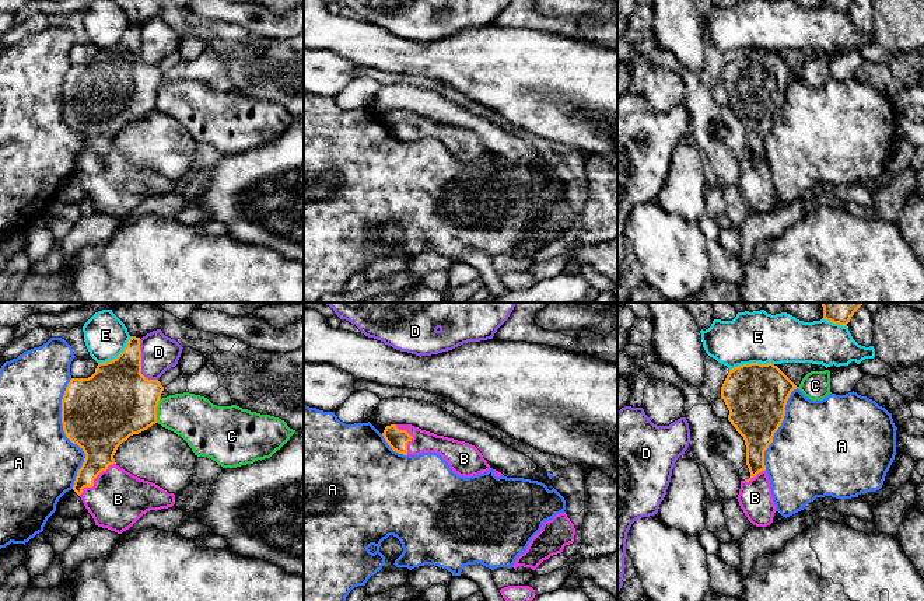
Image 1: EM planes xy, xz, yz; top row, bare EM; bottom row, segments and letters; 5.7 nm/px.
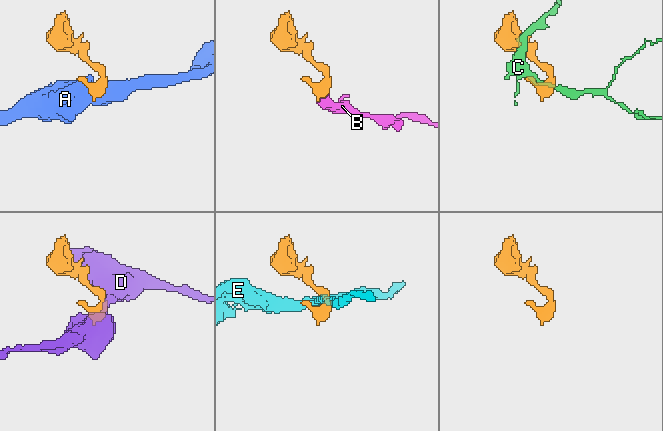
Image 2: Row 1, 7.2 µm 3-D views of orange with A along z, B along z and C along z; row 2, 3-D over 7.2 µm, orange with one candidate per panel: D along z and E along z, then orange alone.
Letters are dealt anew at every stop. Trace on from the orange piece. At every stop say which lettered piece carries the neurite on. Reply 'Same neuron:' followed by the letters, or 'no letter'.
Same neuron: B

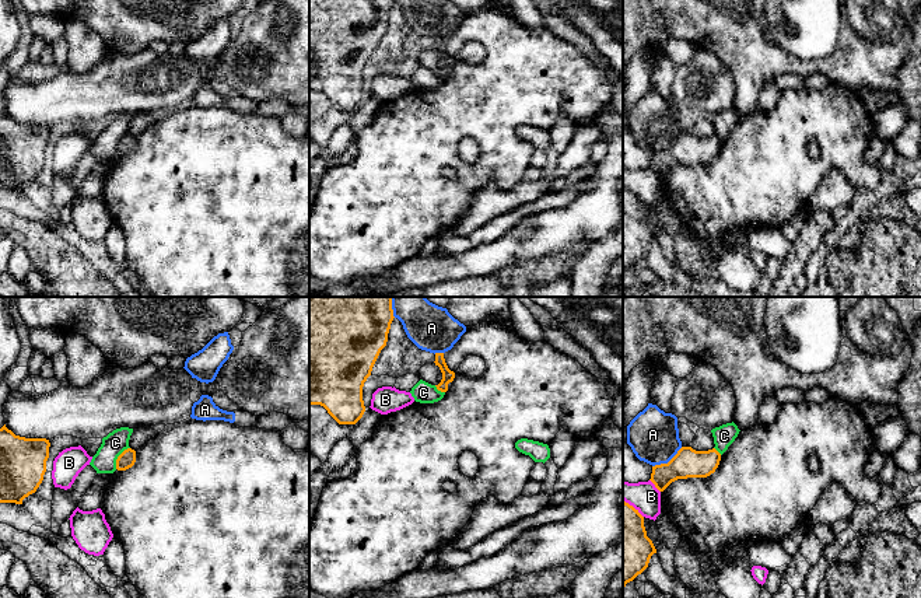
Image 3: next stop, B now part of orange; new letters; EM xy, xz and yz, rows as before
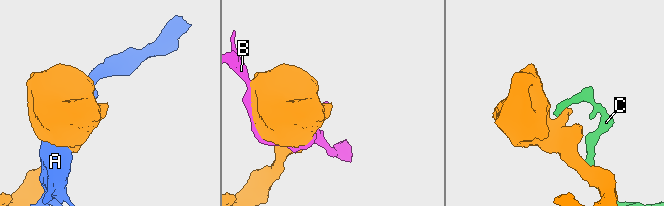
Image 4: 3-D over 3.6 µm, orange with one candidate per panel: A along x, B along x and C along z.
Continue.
Same neuron: no letter

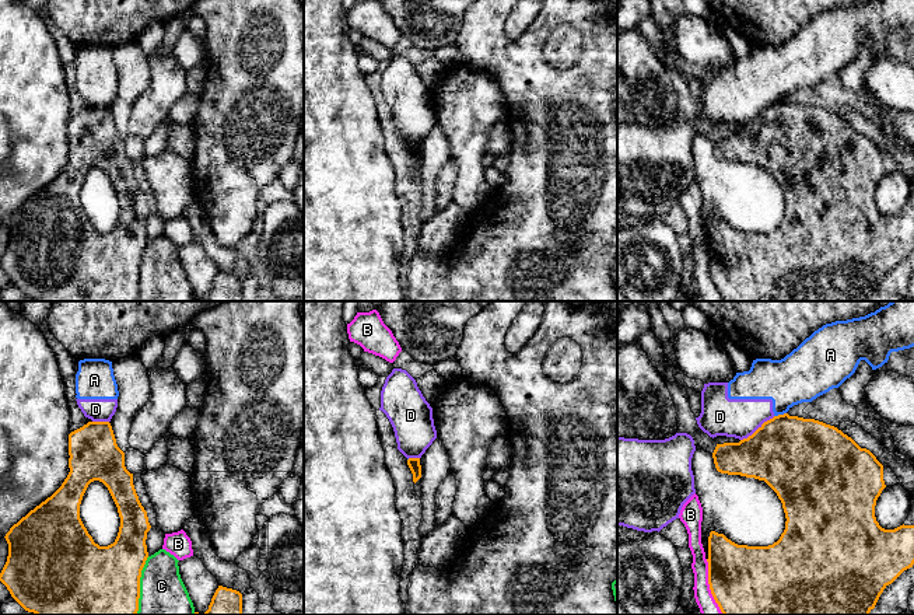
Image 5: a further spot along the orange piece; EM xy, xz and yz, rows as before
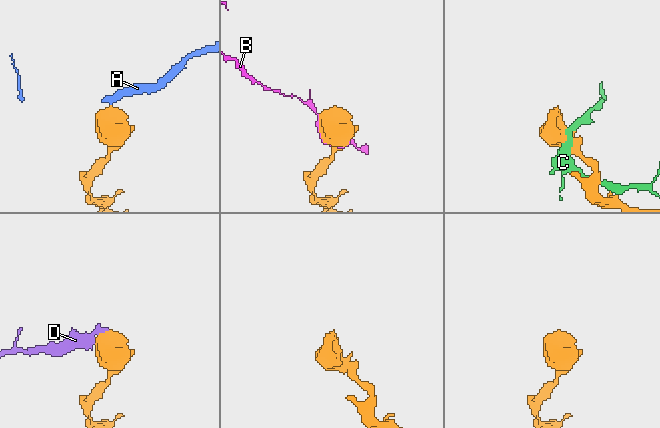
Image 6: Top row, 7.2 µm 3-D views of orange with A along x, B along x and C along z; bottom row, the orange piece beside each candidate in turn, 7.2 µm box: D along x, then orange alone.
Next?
Same neuron: no letter

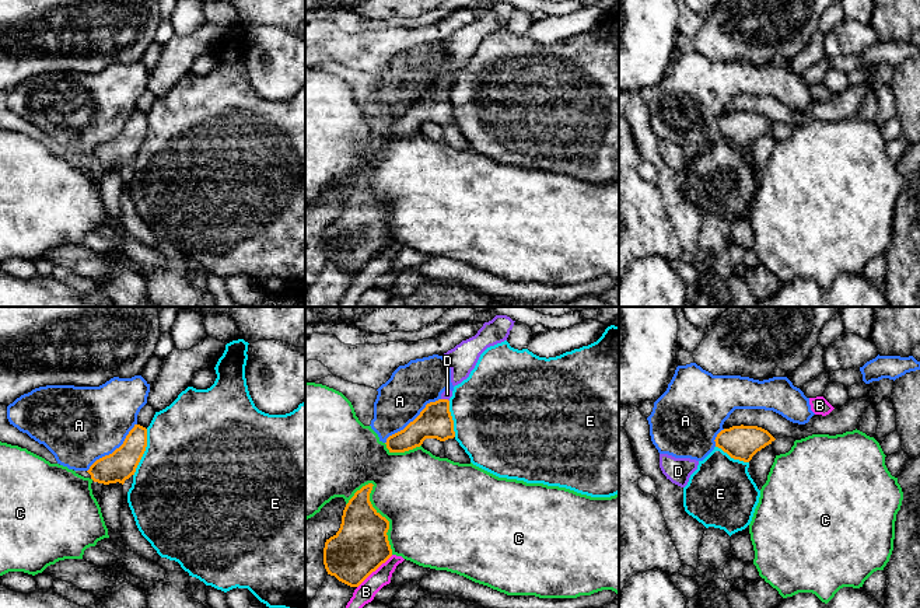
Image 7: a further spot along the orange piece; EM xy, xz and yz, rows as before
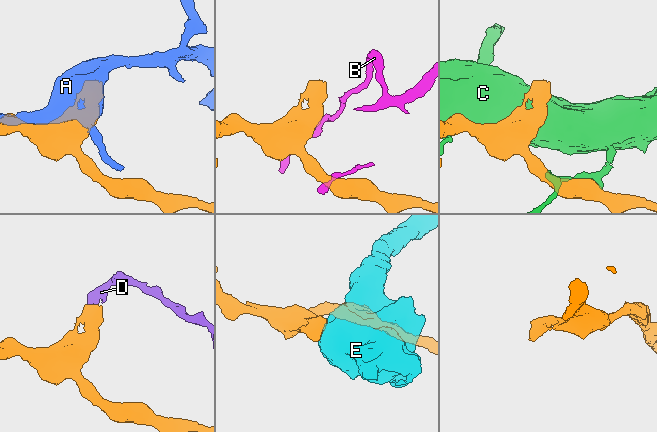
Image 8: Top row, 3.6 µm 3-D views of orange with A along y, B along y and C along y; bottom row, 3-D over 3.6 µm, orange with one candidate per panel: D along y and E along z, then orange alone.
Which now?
Same neuron: D

